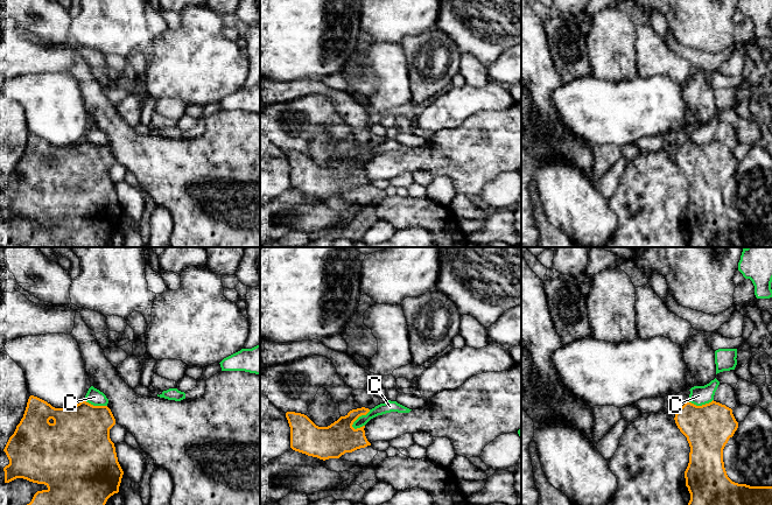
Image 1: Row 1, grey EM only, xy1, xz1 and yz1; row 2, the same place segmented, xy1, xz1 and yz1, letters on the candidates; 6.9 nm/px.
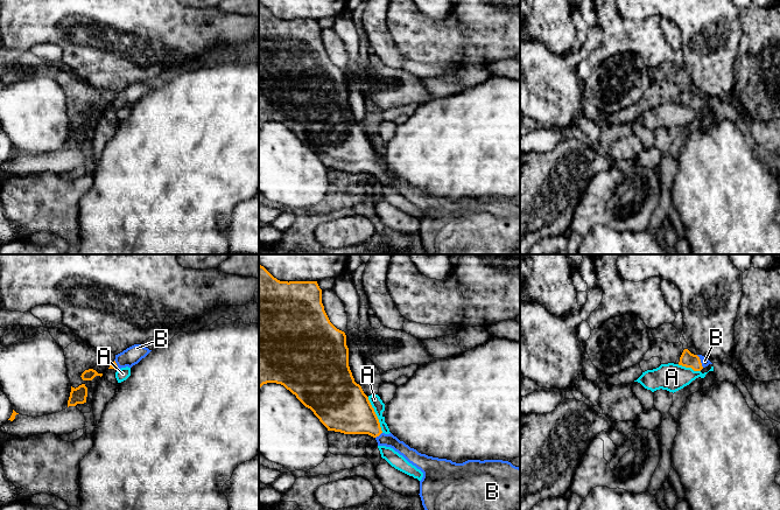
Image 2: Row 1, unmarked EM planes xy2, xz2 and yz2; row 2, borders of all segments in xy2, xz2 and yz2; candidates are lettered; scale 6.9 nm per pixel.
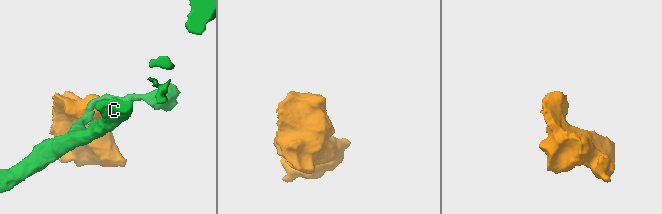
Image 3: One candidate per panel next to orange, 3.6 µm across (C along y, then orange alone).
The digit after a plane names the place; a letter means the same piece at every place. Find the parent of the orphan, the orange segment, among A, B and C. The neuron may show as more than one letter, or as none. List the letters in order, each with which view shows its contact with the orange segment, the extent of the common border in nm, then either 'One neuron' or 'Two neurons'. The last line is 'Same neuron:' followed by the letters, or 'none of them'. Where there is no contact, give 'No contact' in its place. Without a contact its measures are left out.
A: Touches orange in xz2. Shared border 260 nm. Two neurons
B: Touches orange in yz2. Shared border 100 nm. One neuron
C: Touches orange in xz1. Shared border 180 nm. Two neurons
Same neuron: B

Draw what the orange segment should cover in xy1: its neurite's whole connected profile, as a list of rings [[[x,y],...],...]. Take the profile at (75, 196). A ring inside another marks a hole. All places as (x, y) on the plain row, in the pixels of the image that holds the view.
[[[30,134],[23,156],[0,191],[0,223],[23,217],[48,226],[37,230],[22,247],[105,247],[107,238],[119,231],[124,213],[114,182],[110,177],[110,168],[114,163],[115,157],[107,145],[93,145],[83,139],[71,146],[55,147]]]

